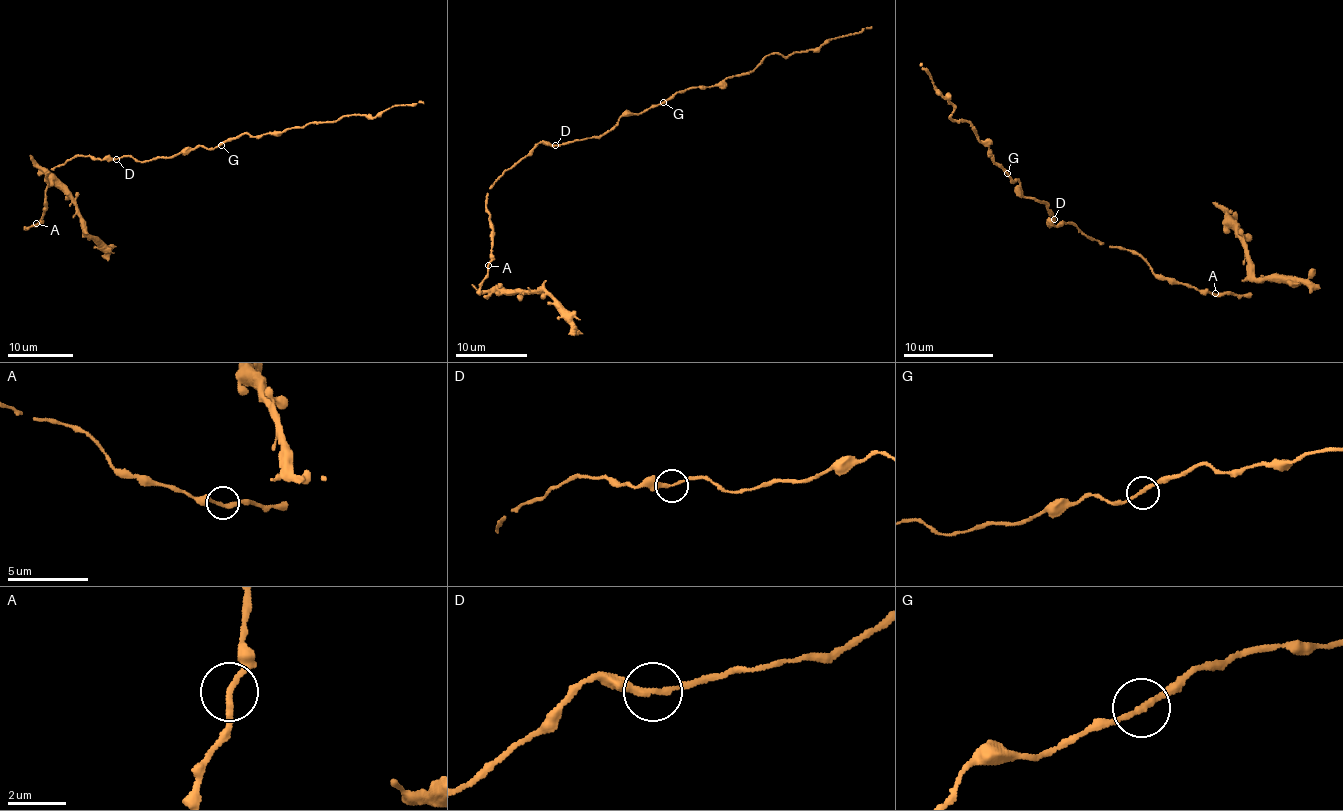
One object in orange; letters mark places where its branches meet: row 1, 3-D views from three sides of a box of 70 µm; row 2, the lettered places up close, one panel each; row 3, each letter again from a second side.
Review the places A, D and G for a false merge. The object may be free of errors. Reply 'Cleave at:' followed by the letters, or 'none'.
Cleave at: none

